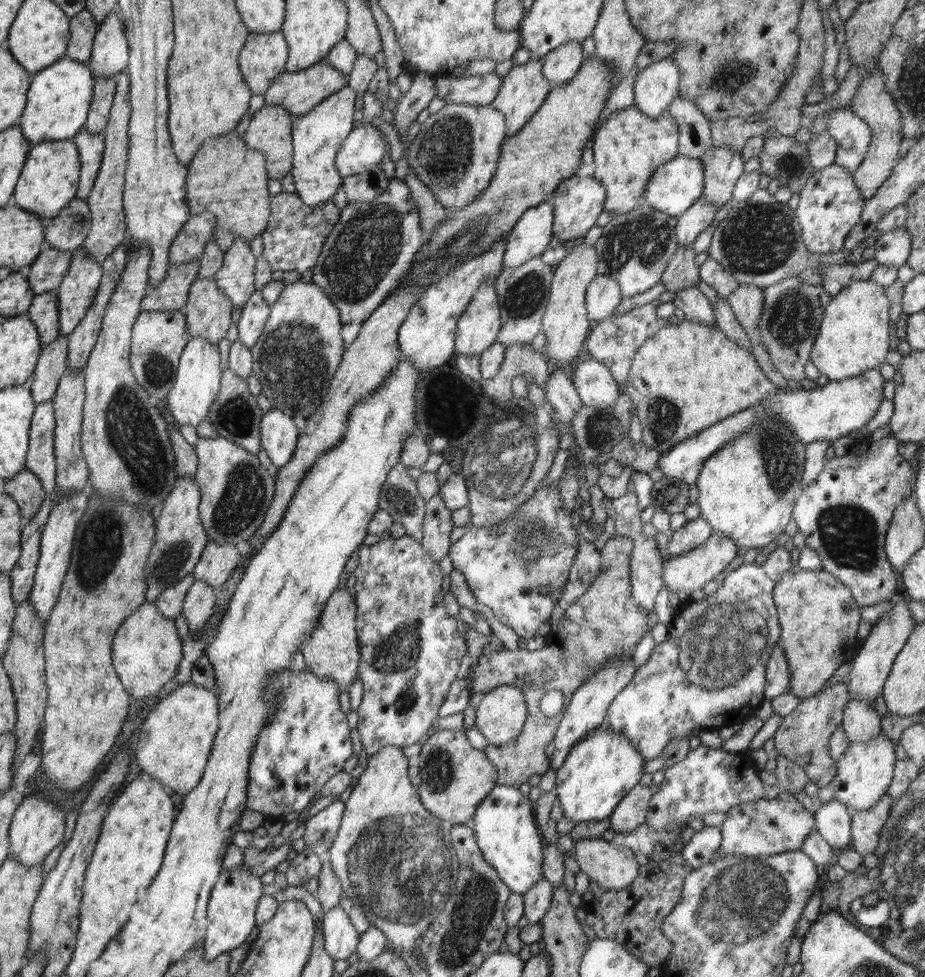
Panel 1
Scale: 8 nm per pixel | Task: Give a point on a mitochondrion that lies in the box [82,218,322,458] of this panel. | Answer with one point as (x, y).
(236, 416)

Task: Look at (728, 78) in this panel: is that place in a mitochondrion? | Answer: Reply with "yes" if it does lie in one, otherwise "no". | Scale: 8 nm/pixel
yes

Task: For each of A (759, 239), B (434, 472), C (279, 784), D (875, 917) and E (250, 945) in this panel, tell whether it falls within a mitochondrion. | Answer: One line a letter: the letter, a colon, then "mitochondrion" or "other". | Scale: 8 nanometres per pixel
A: mitochondrion
B: other
C: other
D: other
E: other

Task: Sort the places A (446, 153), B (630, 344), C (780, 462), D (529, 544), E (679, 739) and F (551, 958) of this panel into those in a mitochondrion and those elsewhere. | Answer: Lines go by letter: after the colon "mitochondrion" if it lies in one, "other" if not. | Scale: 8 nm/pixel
A: mitochondrion
B: other
C: mitochondrion
D: mitochondrion
E: other
F: other

